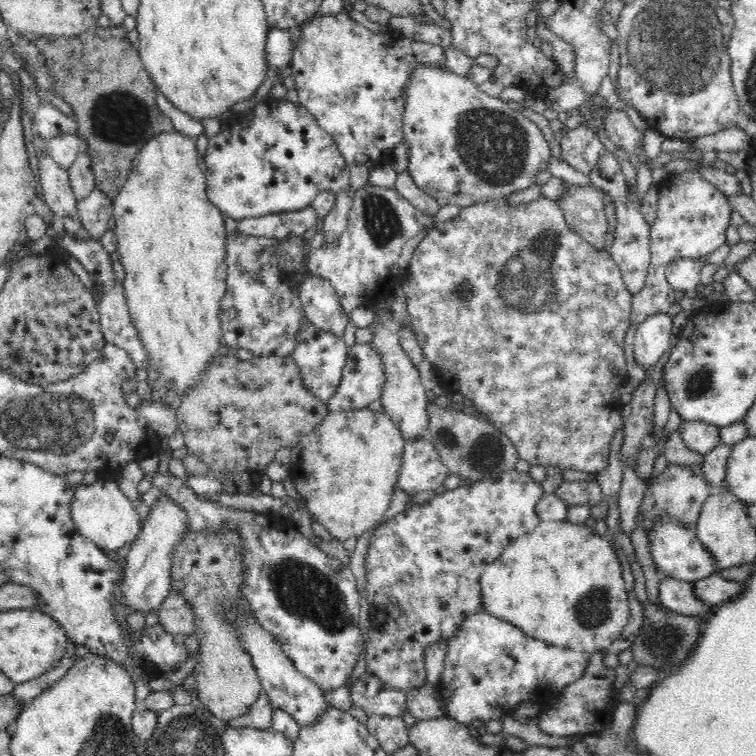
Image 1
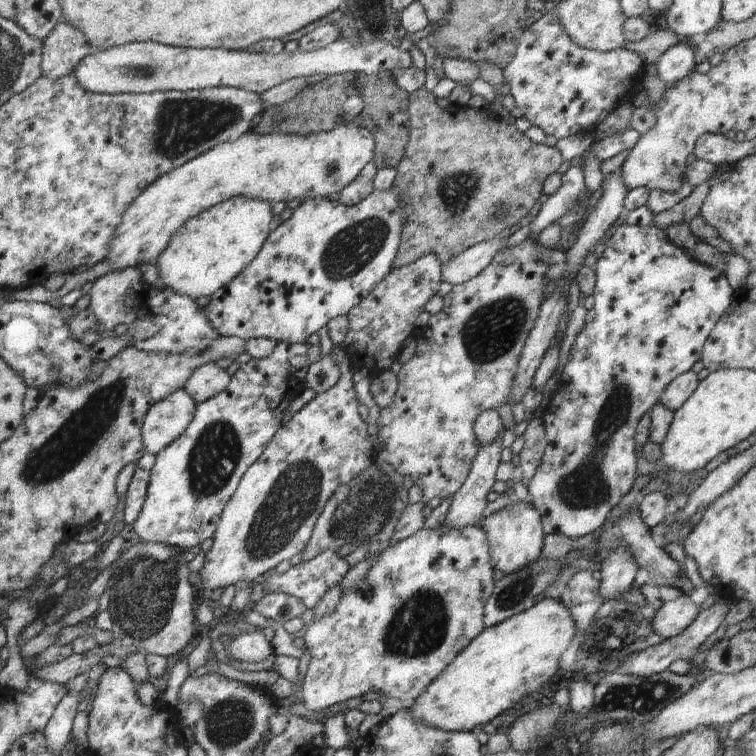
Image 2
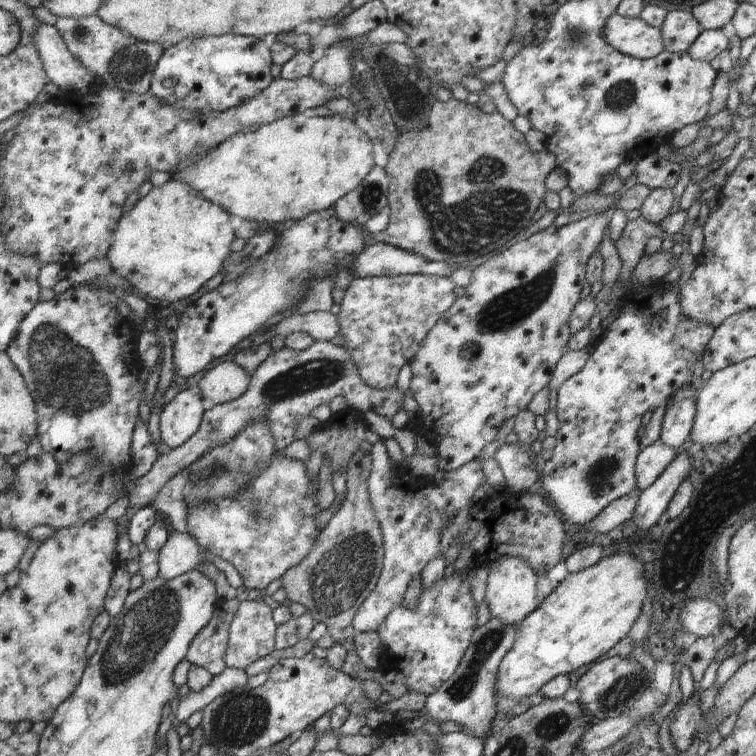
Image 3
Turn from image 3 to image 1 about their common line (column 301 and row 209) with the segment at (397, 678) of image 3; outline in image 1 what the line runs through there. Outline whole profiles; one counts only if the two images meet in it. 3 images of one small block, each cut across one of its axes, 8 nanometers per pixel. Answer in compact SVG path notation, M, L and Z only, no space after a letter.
M568 186L566 188L567 190L559 197L559 200L556 200L556 203L562 207L568 226L597 249L607 247L611 232L604 214L604 202L610 200L609 196L596 186Z

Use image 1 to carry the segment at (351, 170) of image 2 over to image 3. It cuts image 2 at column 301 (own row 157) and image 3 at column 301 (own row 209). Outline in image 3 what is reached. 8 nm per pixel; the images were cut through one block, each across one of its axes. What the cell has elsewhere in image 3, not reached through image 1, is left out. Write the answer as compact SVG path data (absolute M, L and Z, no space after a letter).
M296 113L293 117L282 117L267 125L262 125L254 132L236 133L221 142L196 164L184 168L182 172L171 176L172 179L186 184L196 196L202 196L236 214L244 220L285 222L302 220L312 212L328 210L342 196L360 186L370 170L375 167L372 141L358 127L354 119L336 115L324 117L305 117Z

